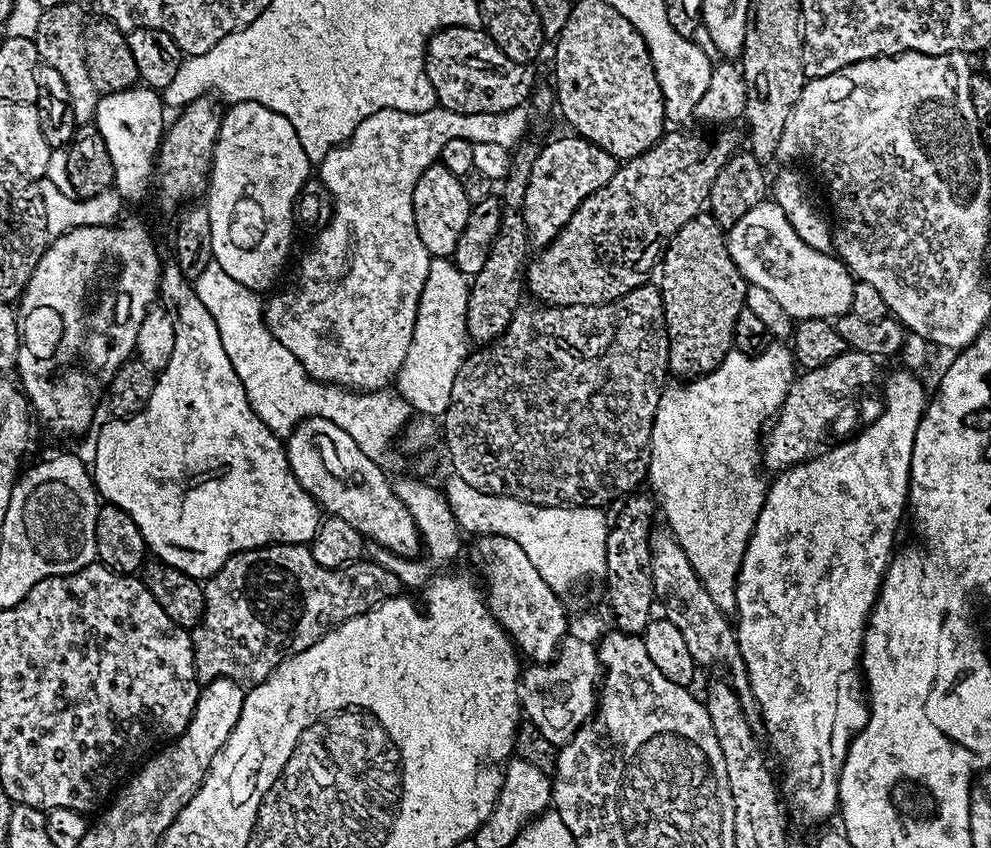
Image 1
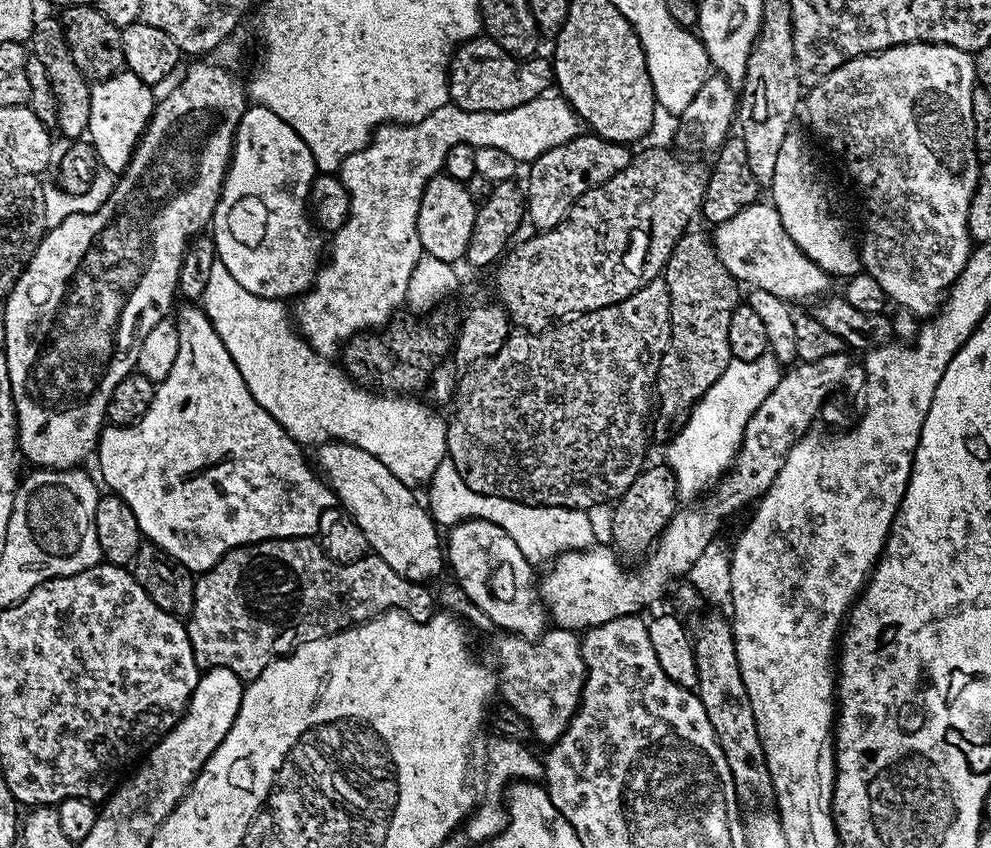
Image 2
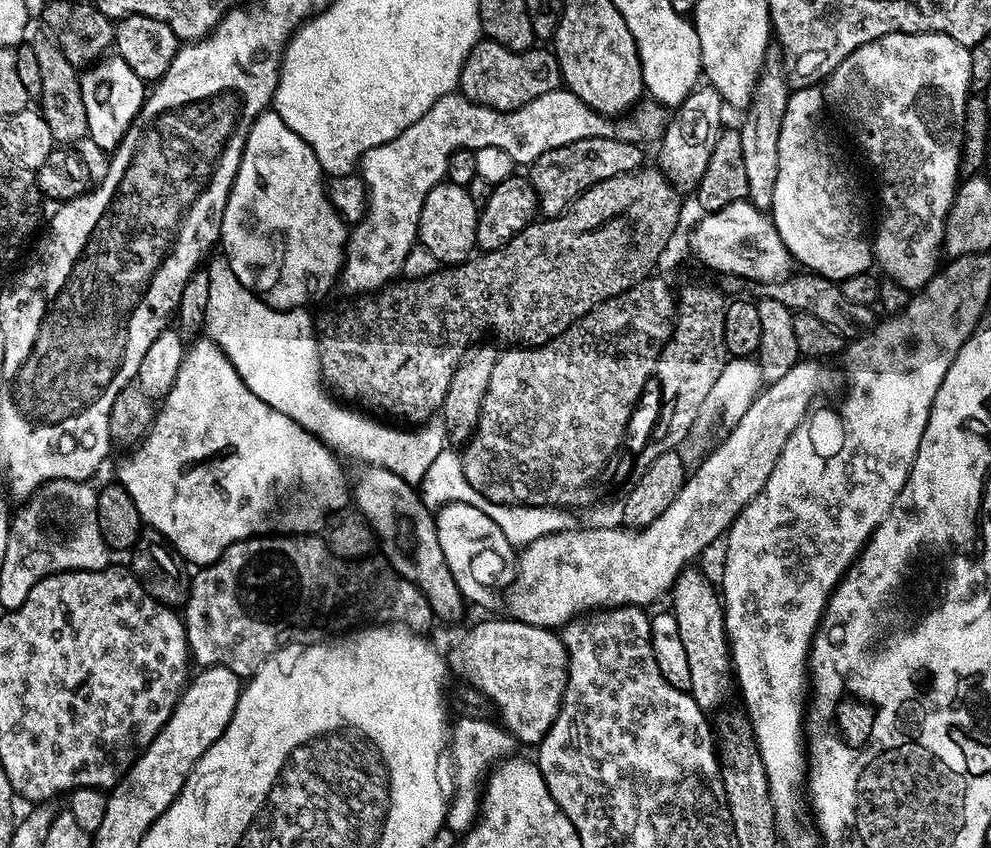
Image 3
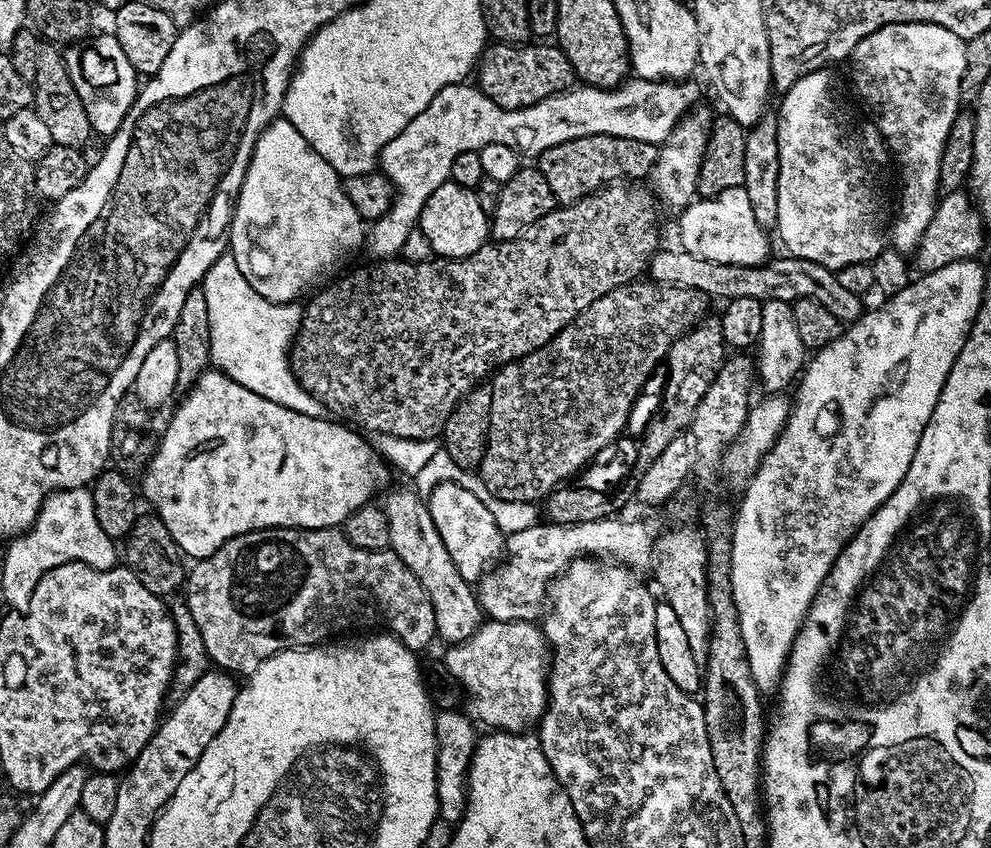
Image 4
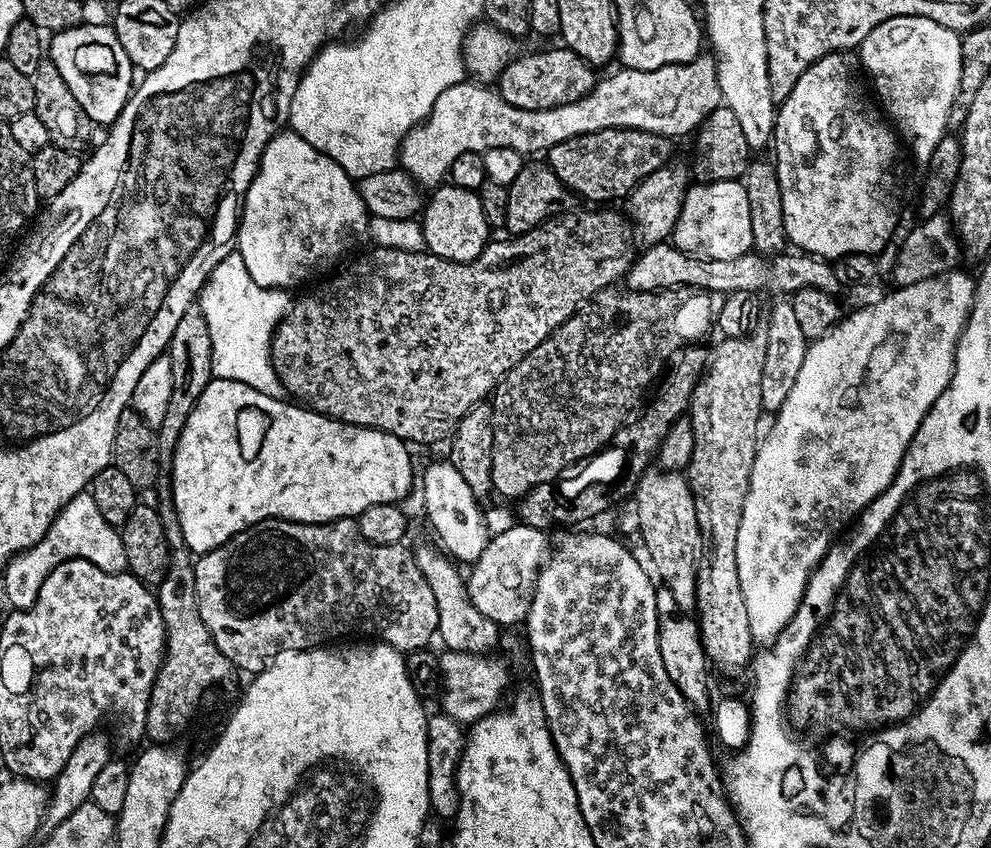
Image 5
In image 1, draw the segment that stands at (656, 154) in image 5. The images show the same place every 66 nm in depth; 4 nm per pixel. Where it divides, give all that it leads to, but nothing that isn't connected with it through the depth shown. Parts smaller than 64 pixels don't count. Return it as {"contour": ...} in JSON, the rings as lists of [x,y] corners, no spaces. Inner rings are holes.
{"contour":[[[575,134],[567,135],[550,141],[546,146],[544,144],[530,170],[522,211],[528,243],[536,250],[547,248],[550,241],[560,233],[560,229],[570,222],[580,203],[602,186],[606,186],[606,182],[614,178],[618,167],[616,157],[594,146],[594,142]]]}

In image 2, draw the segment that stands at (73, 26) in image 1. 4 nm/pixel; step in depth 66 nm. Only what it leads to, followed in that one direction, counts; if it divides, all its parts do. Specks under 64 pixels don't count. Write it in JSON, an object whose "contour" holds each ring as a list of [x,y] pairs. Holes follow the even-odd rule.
{"contour":[[[48,16],[45,20],[37,19],[32,30],[30,41],[30,52],[46,66],[49,80],[53,86],[53,94],[57,100],[57,122],[58,132],[61,137],[80,138],[88,131],[90,122],[90,94],[92,84],[74,66],[74,58],[68,49],[68,40],[64,36],[64,25],[59,19]]]}

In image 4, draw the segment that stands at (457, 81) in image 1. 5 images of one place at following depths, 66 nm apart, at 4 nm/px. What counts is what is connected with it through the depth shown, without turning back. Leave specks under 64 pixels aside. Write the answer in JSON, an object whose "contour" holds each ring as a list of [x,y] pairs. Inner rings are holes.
{"contour":[[[530,42],[526,45],[495,43],[487,47],[478,62],[477,85],[496,105],[503,109],[520,109],[536,105],[560,91],[575,85],[575,72],[559,45],[546,42]]]}

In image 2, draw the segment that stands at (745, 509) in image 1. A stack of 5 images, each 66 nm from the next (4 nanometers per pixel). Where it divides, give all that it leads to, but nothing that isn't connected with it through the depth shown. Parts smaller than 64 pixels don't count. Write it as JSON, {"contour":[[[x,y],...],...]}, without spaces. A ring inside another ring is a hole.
{"contour":[[[771,354],[757,360],[732,360],[726,366],[722,378],[718,378],[718,382],[714,382],[714,386],[710,386],[710,390],[706,390],[702,399],[692,407],[679,425],[680,433],[678,428],[675,435],[667,441],[666,464],[672,470],[672,477],[676,479],[681,501],[691,501],[688,500],[691,496],[698,495],[707,484],[715,485],[733,467],[736,452],[744,437],[746,422],[750,422],[754,410],[762,404],[766,394],[770,394],[770,390],[778,386],[781,375],[782,366]]]}

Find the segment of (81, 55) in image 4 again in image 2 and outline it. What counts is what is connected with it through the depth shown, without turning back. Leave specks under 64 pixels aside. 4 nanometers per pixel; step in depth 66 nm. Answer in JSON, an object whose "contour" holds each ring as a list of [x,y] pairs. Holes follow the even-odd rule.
{"contour":[[[127,70],[117,72],[109,80],[97,80],[92,84],[90,122],[86,136],[96,149],[97,159],[115,174],[123,172],[132,161],[132,152],[152,118],[152,96],[153,89],[142,82],[142,78]]]}

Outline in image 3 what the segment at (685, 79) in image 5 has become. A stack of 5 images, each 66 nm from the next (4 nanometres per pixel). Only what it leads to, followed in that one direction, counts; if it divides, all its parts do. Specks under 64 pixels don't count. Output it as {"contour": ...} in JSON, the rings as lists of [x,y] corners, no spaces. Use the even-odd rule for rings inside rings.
{"contour":[[[567,90],[542,94],[513,112],[487,108],[461,94],[443,96],[418,122],[402,130],[402,134],[390,142],[374,146],[360,159],[358,172],[368,188],[368,214],[349,231],[348,251],[338,277],[342,288],[344,284],[348,292],[375,294],[403,273],[410,250],[418,244],[422,202],[426,202],[426,194],[430,194],[432,187],[447,177],[450,154],[458,149],[498,146],[498,150],[506,150],[517,165],[528,166],[542,154],[582,138],[612,136],[633,142],[659,141],[664,135],[665,109],[656,102],[644,103],[637,103],[627,118],[615,120],[595,112],[582,98]]]}

